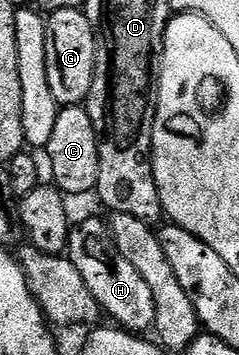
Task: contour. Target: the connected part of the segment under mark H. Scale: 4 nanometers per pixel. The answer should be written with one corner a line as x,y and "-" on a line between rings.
84,220
80,225
73,227
68,233
68,250
66,253
72,265
82,274
82,282
94,294
101,313
108,316
113,325
119,326
126,332
144,334
155,325
154,294
150,294
150,286
142,279
142,274
126,262
126,257
118,251
114,243
109,221

